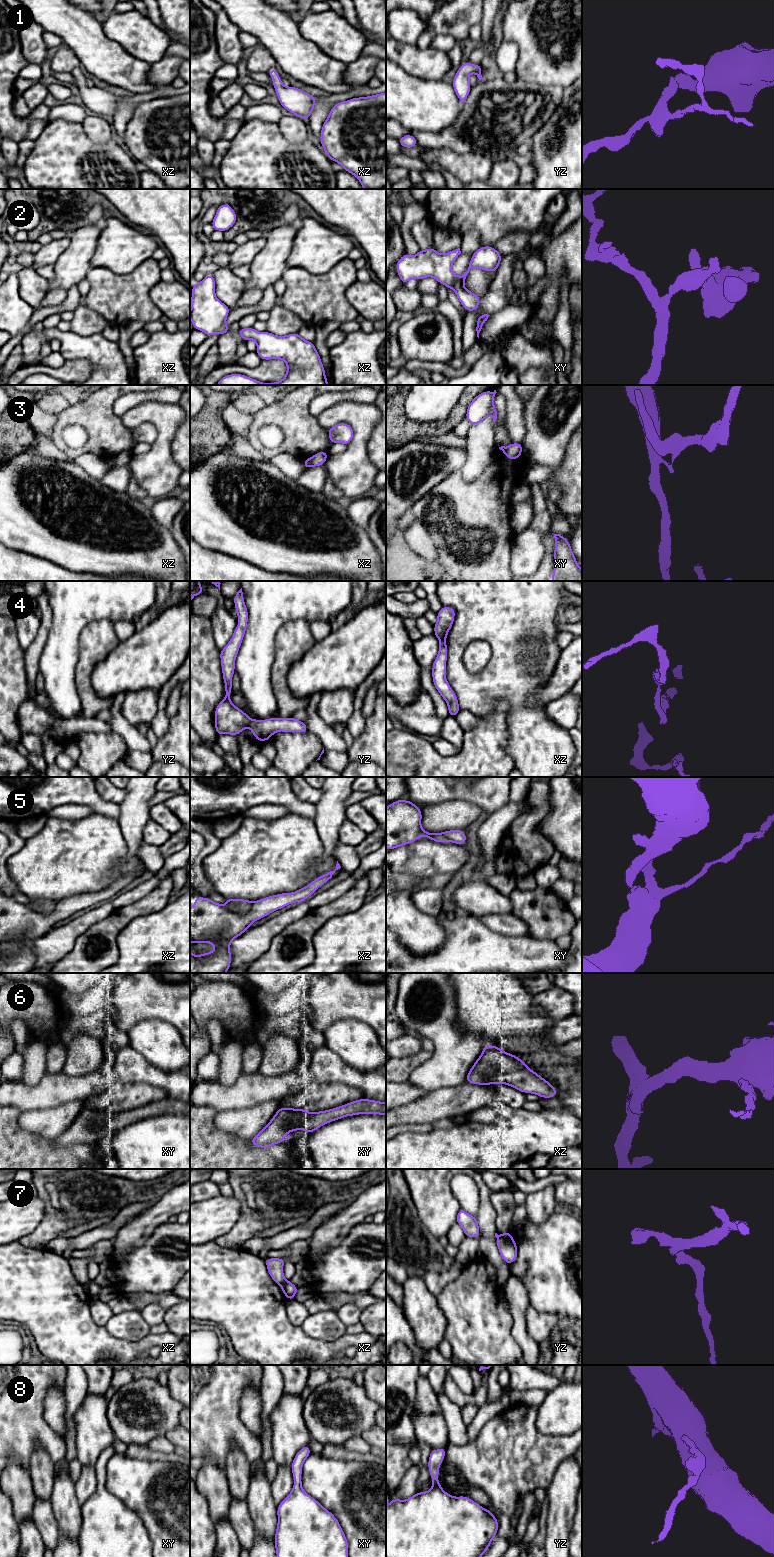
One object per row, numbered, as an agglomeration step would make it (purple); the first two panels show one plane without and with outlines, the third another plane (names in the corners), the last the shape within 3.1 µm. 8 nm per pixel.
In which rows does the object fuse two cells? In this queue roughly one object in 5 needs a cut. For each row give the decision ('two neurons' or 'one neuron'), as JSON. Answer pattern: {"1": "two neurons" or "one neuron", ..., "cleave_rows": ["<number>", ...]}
{"1": "one neuron", "2": "one neuron", "3": "two neurons", "4": "two neurons", "5": "two neurons", "6": "one neuron", "7": "two neurons", "8": "one neuron", "cleave_rows": ["3", "4", "5", "7"]}

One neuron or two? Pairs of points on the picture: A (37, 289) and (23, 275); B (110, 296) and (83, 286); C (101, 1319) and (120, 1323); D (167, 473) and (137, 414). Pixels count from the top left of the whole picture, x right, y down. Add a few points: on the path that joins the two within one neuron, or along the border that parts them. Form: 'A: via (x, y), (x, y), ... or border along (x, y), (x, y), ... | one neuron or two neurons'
A: via (34, 286), (26, 278) | one neuron
B: border along (85, 278), (89, 283), (89, 292), (86, 295) | two neurons
C: border along (113, 1314), (104, 1325) | two neurons
D: via (163, 455), (163, 428), (155, 420) | one neuron

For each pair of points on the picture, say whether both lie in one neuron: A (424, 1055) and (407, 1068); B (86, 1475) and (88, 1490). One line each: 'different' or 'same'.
A: same
B: same

